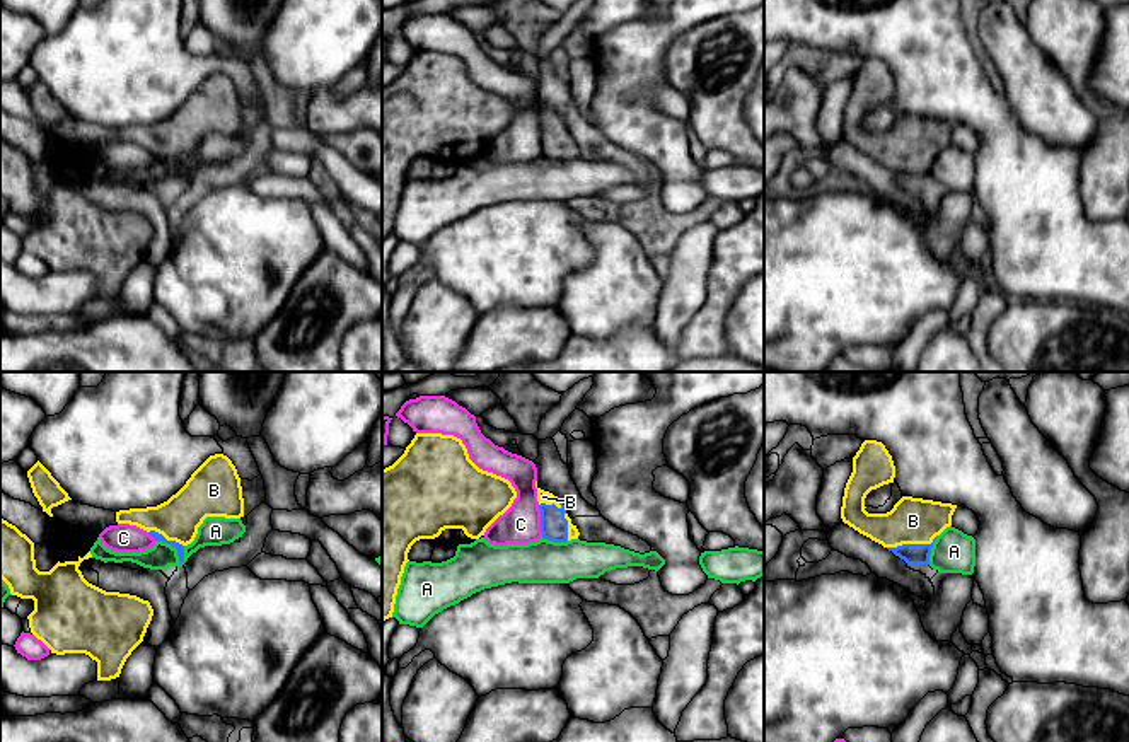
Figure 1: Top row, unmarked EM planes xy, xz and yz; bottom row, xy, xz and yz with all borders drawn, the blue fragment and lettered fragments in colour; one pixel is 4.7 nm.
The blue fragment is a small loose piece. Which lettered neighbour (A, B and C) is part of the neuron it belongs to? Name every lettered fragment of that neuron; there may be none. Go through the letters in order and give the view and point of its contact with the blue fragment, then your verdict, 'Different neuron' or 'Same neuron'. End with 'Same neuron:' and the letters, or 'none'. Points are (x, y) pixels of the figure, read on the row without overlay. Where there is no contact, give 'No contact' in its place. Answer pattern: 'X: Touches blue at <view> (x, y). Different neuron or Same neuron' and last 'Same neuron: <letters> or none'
A: Touches blue at xy (174, 164). Different neuron
B: Touches blue at yz (913, 162). Same neuron
C: Touches blue at xz (541, 139). Different neuron
Same neuron: B

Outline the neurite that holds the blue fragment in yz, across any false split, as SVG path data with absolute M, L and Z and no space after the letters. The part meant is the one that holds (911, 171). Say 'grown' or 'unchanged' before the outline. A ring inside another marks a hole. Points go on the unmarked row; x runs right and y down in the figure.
grown; M865 58L853 75L841 136L882 162L907 183L929 183L936 155L952 143L957 123L902 114L887 131L868 131L865 116L871 107L894 101L895 84L882 60Z

